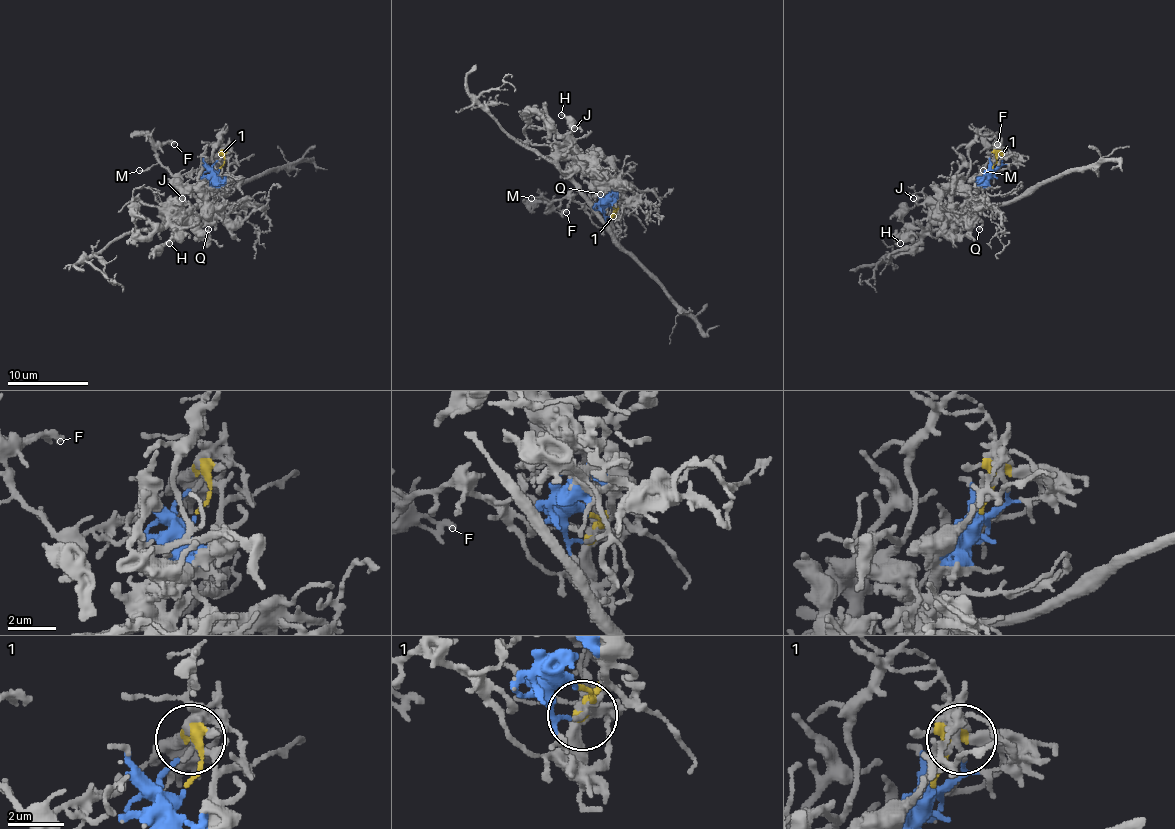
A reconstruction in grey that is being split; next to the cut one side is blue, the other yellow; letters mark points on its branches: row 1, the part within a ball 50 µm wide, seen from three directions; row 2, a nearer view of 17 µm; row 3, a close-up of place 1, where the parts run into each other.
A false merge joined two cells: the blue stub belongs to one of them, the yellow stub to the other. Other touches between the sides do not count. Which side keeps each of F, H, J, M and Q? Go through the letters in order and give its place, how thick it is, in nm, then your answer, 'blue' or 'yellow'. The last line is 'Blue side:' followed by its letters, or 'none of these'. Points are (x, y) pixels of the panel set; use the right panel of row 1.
F: at (997, 144); 200 nm thick; yellow
H: at (900, 243); 220 nm thick; blue
J: at (913, 198); 200 nm thick; blue
M: at (983, 170); 140 nm thick; yellow
Q: at (979, 229); 190 nm thick; blue
Blue side: H, J, Q

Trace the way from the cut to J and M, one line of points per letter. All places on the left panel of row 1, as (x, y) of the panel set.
J: (219, 169), (213, 193), (209, 189), (195, 187), (184, 195), (182, 205), (178, 203), (182, 199)
M: (219, 169), (223, 163), (221, 154), (201, 169), (178, 175), (172, 175), (158, 163), (140, 171)

